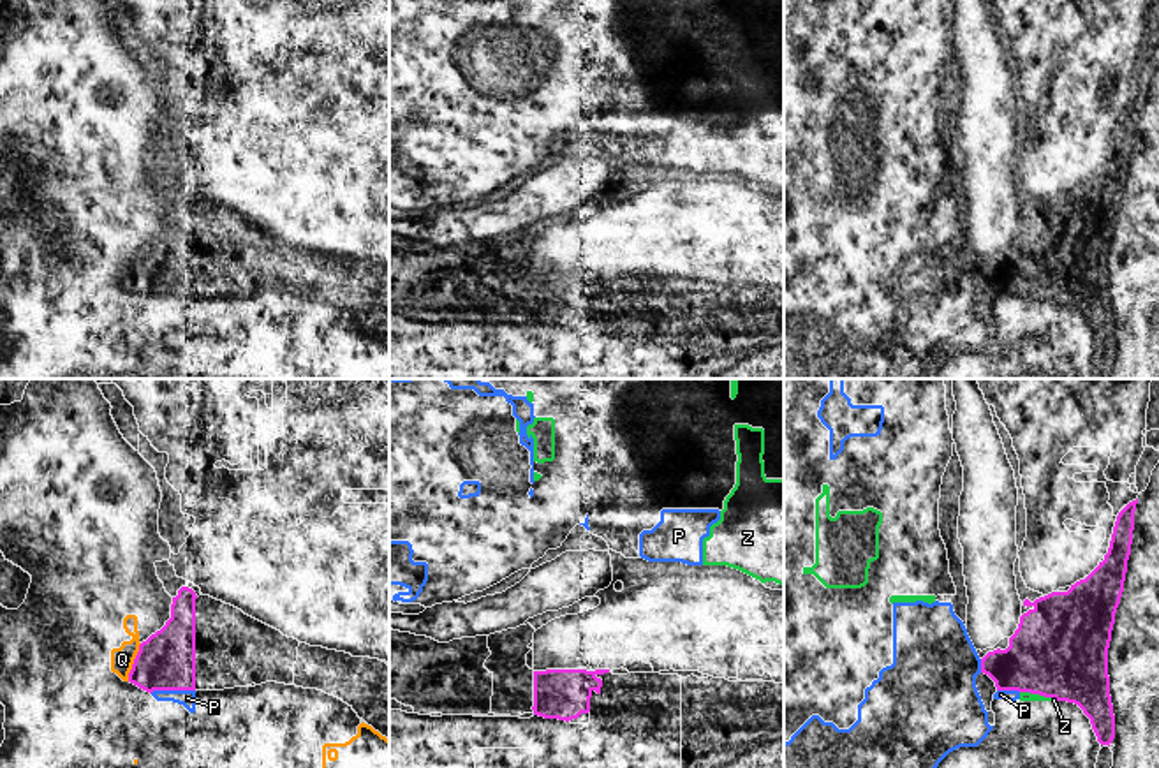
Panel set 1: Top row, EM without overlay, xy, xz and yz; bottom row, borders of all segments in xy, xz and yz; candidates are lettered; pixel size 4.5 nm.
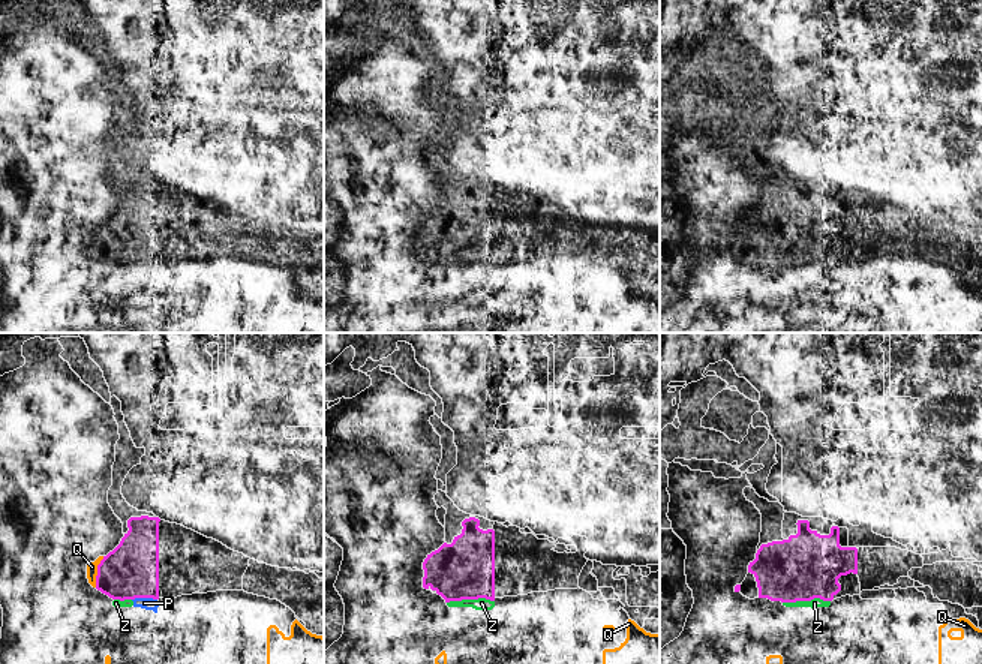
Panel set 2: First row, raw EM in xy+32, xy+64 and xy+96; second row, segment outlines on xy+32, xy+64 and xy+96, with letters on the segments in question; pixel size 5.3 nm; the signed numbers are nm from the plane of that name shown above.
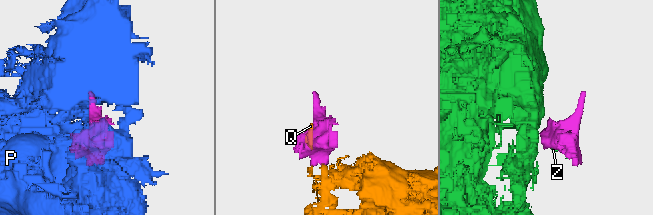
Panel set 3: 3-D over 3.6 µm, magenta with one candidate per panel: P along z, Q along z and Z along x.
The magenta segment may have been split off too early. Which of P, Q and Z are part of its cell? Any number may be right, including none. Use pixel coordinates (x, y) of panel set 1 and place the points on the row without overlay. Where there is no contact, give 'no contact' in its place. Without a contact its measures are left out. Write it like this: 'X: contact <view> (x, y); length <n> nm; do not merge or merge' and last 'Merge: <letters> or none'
P: contact xy (171, 295); length 200 nm; do not merge
Q: contact xy (134, 268); length 190 nm; do not merge
Z: contact yz (1040, 300); length 180 nm; do not merge
Merge: none

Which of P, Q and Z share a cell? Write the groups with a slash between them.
P Z / Q

